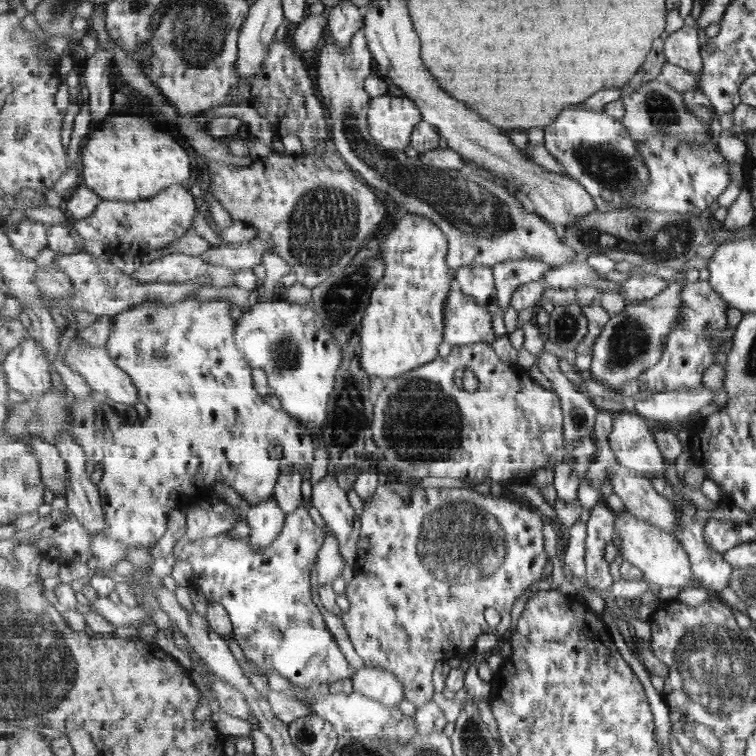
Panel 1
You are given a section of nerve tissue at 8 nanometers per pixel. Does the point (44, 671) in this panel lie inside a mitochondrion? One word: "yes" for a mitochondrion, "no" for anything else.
yes

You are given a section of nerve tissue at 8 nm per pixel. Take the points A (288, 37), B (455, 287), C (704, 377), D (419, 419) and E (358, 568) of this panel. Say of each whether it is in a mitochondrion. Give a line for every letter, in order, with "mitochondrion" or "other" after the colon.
A: other
B: other
C: other
D: mitochondrion
E: other

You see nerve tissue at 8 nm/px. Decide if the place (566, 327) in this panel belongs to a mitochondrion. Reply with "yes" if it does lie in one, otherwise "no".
yes

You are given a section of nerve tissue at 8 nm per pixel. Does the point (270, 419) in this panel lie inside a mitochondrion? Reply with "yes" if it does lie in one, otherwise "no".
no

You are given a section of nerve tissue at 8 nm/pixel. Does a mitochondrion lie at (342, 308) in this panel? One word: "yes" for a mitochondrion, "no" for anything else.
yes

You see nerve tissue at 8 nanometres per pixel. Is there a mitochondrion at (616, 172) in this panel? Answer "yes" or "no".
yes

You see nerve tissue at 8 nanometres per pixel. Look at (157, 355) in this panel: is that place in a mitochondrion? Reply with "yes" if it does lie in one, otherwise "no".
yes

